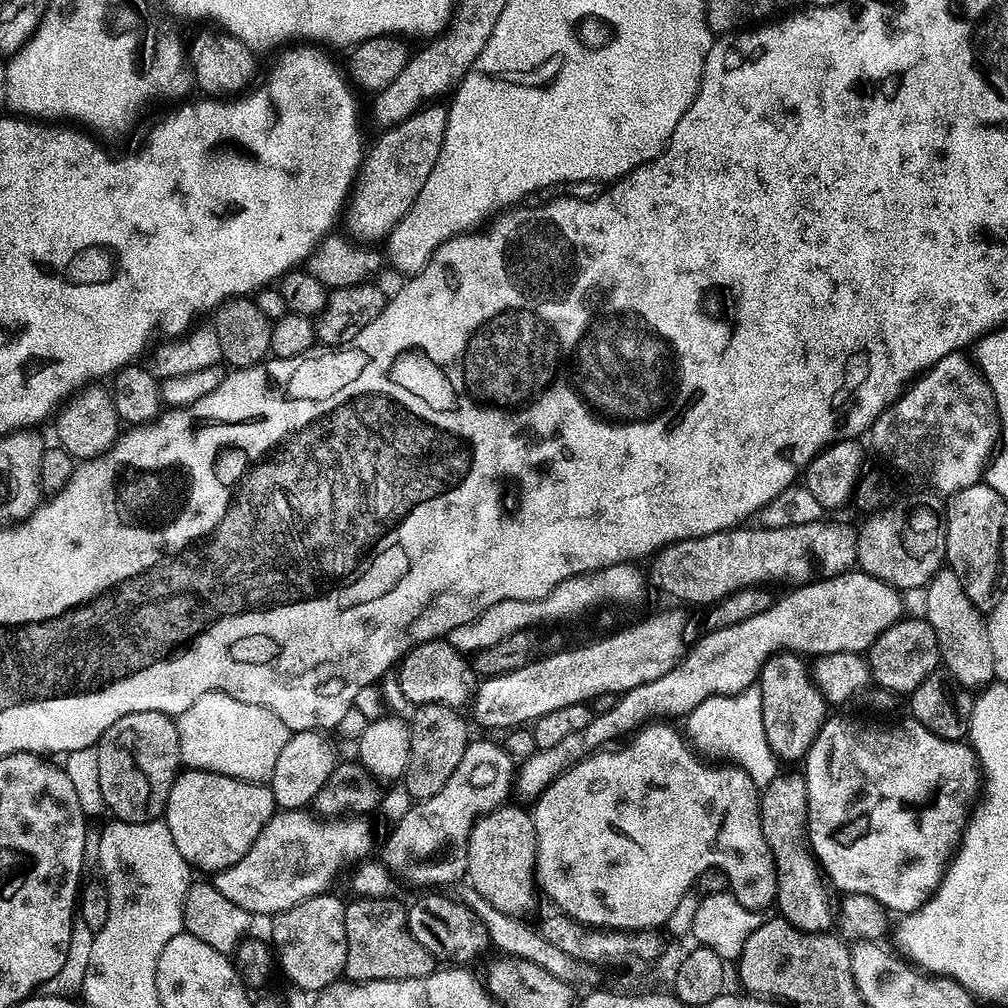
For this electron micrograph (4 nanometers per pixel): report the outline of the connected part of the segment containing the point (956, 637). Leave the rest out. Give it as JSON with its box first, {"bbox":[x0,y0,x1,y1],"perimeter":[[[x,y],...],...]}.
{"bbox":[923,566,996,690],"perimeter":[[[947,566],[933,574],[924,594],[923,615],[938,638],[940,659],[947,675],[964,690],[987,688],[996,680],[996,675],[985,613],[976,608],[974,602],[970,602],[970,598],[966,598],[966,590],[962,590],[962,582],[958,582],[958,574],[954,574]]]}

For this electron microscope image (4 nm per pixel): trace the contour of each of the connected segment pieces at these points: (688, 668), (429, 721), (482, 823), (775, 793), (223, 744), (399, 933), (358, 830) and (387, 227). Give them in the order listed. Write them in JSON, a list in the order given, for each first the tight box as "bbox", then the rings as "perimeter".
[{"bbox":[514,570,905,801],"perimeter":[[[853,570],[843,572],[837,576],[831,576],[825,580],[813,580],[811,584],[802,584],[793,587],[782,600],[773,599],[772,605],[764,612],[754,614],[736,625],[726,626],[722,629],[711,629],[705,631],[705,636],[696,645],[687,649],[683,660],[674,666],[662,678],[654,678],[654,682],[646,682],[634,690],[623,693],[605,712],[597,711],[593,715],[590,726],[569,734],[562,742],[557,742],[549,748],[541,748],[532,755],[529,760],[519,765],[514,776],[515,791],[520,791],[528,799],[535,801],[537,796],[552,785],[556,779],[572,768],[579,760],[584,760],[593,752],[601,751],[611,740],[619,736],[627,737],[637,730],[645,727],[649,722],[657,718],[668,718],[664,716],[687,717],[699,704],[706,702],[706,698],[715,696],[733,696],[742,690],[753,687],[760,679],[760,671],[765,662],[778,652],[795,652],[803,654],[808,658],[834,654],[835,652],[859,652],[867,653],[873,641],[877,639],[891,624],[896,624],[905,615],[904,600],[899,591],[891,584],[882,582],[870,574]]]},{"bbox":[402,704,470,802],"perimeter":[[[418,704],[411,711],[410,762],[404,771],[402,785],[413,796],[411,799],[419,802],[434,798],[434,794],[438,794],[442,786],[450,782],[450,774],[454,774],[458,762],[462,762],[470,735],[467,722],[460,717],[461,713],[448,704]]]},{"bbox":[467,806,536,918],"perimeter":[[[501,806],[477,820],[468,843],[467,883],[490,906],[521,918],[531,917],[536,908],[536,831],[531,811]]]},{"bbox":[759,772,835,932],"perimeter":[[[780,772],[760,792],[759,820],[776,866],[775,905],[779,915],[803,932],[829,931],[835,923],[829,887],[808,838],[808,783],[803,773]]]},{"bbox":[200,692,290,784],"perimeter":[[[222,692],[222,698],[224,700],[212,700],[212,744],[206,750],[206,762],[200,768],[248,780],[251,784],[271,781],[278,754],[282,754],[282,746],[286,746],[290,735],[286,722],[262,706],[238,702],[238,698],[230,698],[230,694],[225,692]]]},{"bbox":[343,896,437,982],"perimeter":[[[361,896],[359,898],[349,899],[344,905],[344,921],[346,922],[346,962],[344,963],[343,975],[353,982],[362,980],[409,980],[410,978],[422,978],[430,973],[437,971],[437,957],[430,954],[430,950],[426,950],[426,946],[422,946],[422,942],[418,942],[418,938],[414,938],[414,934],[408,925],[408,908],[400,905],[393,898],[370,898],[369,896]]]},{"bbox":[210,808,372,918],"perimeter":[[[298,808],[277,810],[262,826],[262,834],[254,838],[254,846],[234,866],[215,873],[210,883],[234,906],[242,906],[242,910],[257,917],[268,918],[290,910],[306,898],[325,895],[343,868],[351,869],[369,855],[372,828],[364,820],[367,819],[321,818]]]},{"bbox":[346,102,448,242],"perimeter":[[[432,102],[420,109],[410,118],[406,118],[401,124],[393,124],[376,140],[376,145],[369,147],[364,153],[364,158],[360,162],[360,171],[356,173],[355,181],[352,185],[351,193],[346,201],[346,220],[348,216],[348,229],[346,229],[349,237],[355,238],[360,242],[368,242],[364,240],[380,240],[383,241],[388,233],[392,231],[393,226],[400,221],[406,214],[406,210],[410,210],[410,206],[414,206],[414,198],[418,198],[418,193],[422,191],[422,185],[426,183],[426,178],[430,178],[430,170],[434,170],[434,162],[438,162],[438,154],[442,154],[442,142],[444,136],[448,132],[448,110],[443,103]]]}]

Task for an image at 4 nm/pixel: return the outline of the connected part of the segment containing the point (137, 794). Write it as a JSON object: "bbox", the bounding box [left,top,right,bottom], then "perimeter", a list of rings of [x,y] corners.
{"bbox":[94,710,182,822],"perimeter":[[[142,710],[118,718],[94,745],[98,783],[105,809],[117,820],[150,822],[163,817],[172,783],[182,768],[178,730],[173,717],[158,710]]]}

